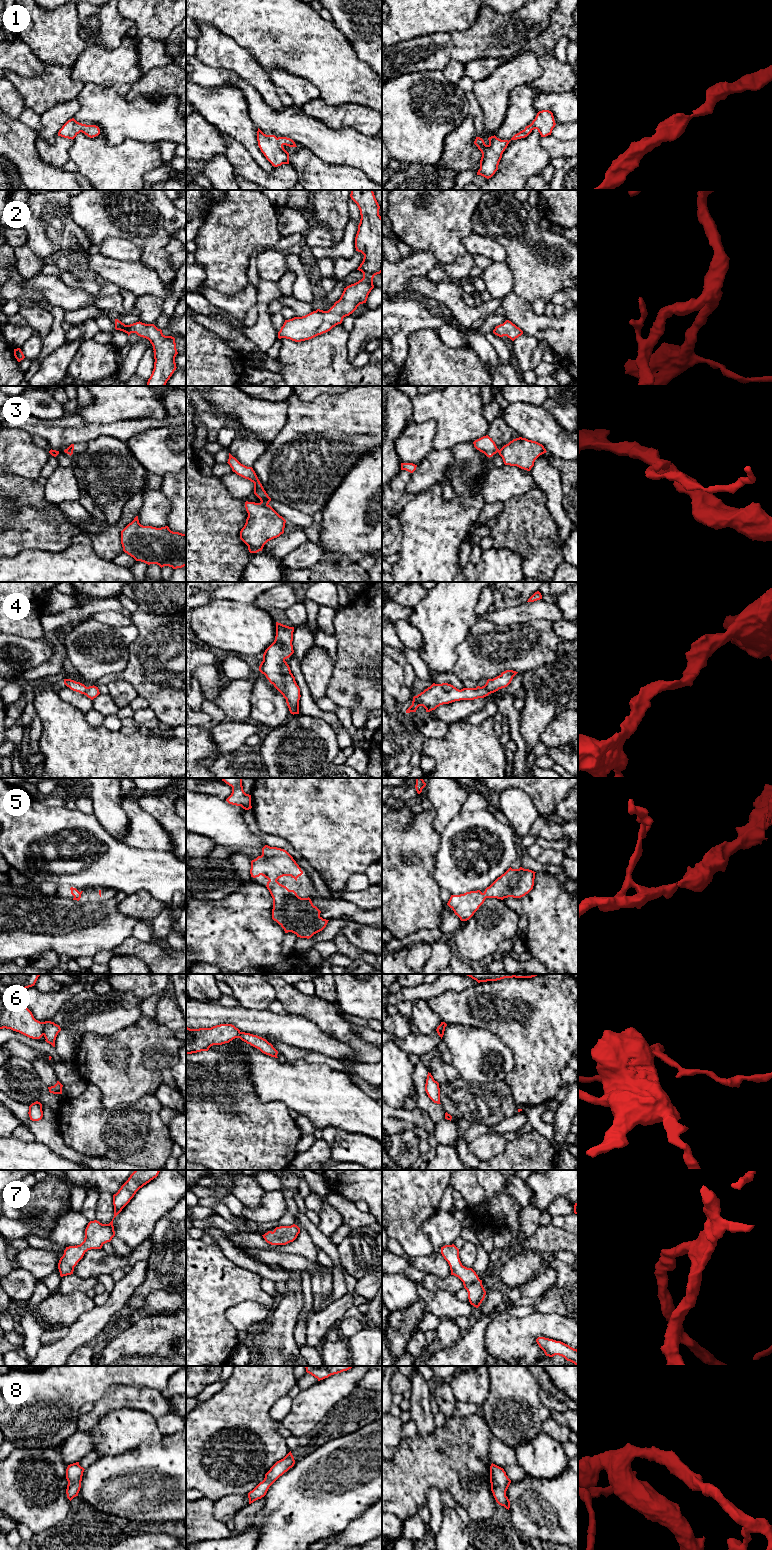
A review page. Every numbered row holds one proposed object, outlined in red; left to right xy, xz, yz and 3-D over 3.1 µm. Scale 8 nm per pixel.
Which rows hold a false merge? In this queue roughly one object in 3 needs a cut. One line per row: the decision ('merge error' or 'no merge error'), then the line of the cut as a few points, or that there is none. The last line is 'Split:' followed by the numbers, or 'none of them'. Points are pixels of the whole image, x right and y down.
1: no merge error; no cut
2: no merge error; no cut
3: merge error; cut in xz along (261, 501), (267, 504)
4: no merge error; no cut
5: no merge error; no cut
6: merge error; cut in xy along (42, 1022), (44, 1034)
7: no merge error; no cut
8: no merge error; no cut
Split: 3, 6

